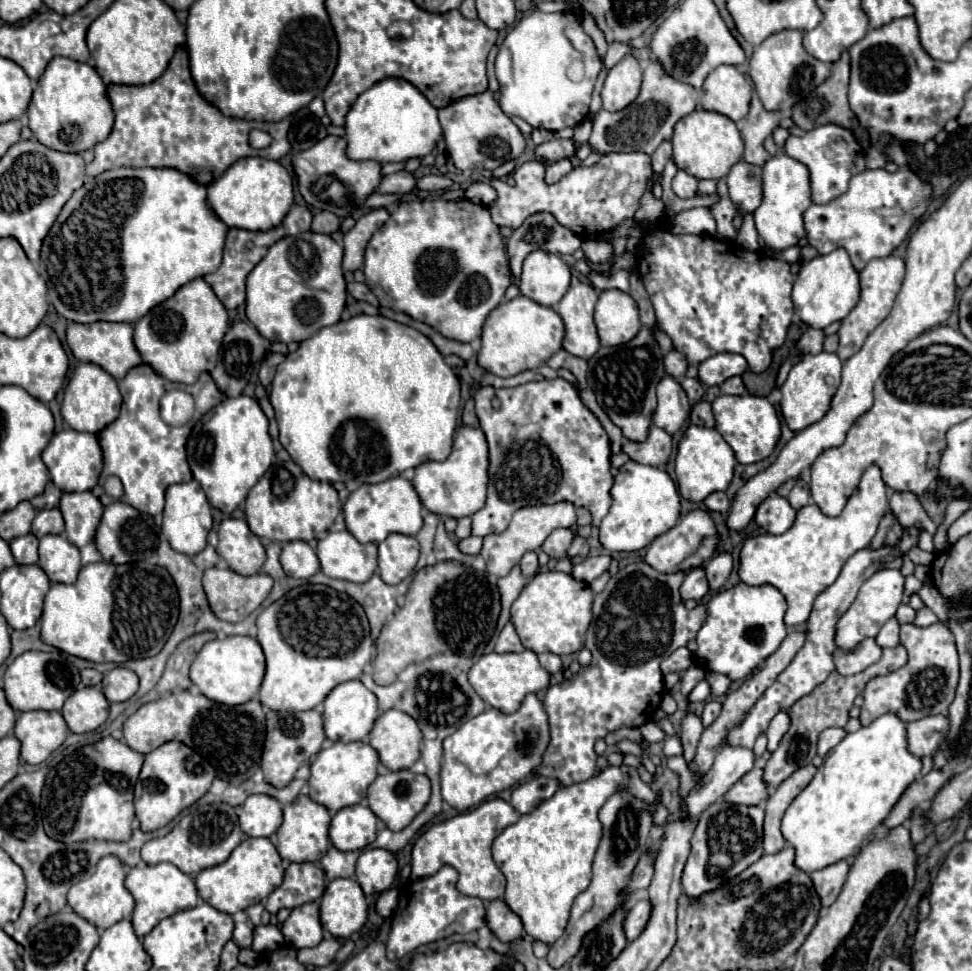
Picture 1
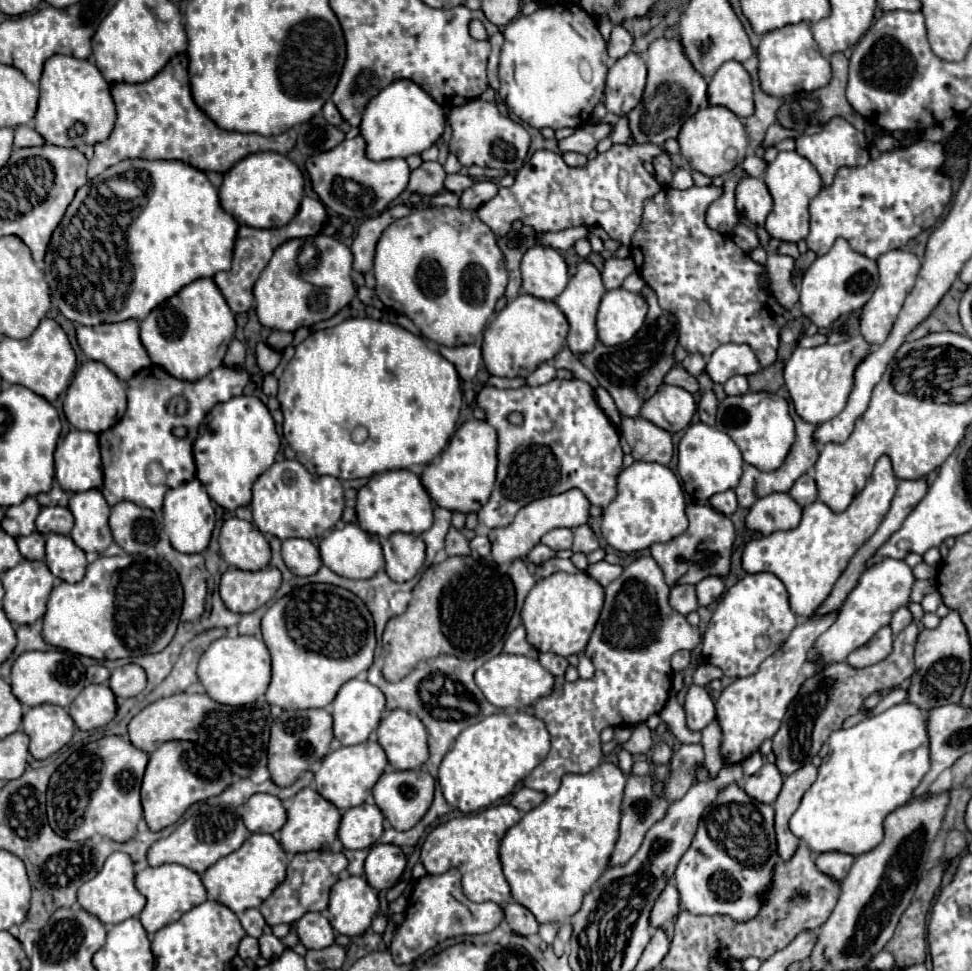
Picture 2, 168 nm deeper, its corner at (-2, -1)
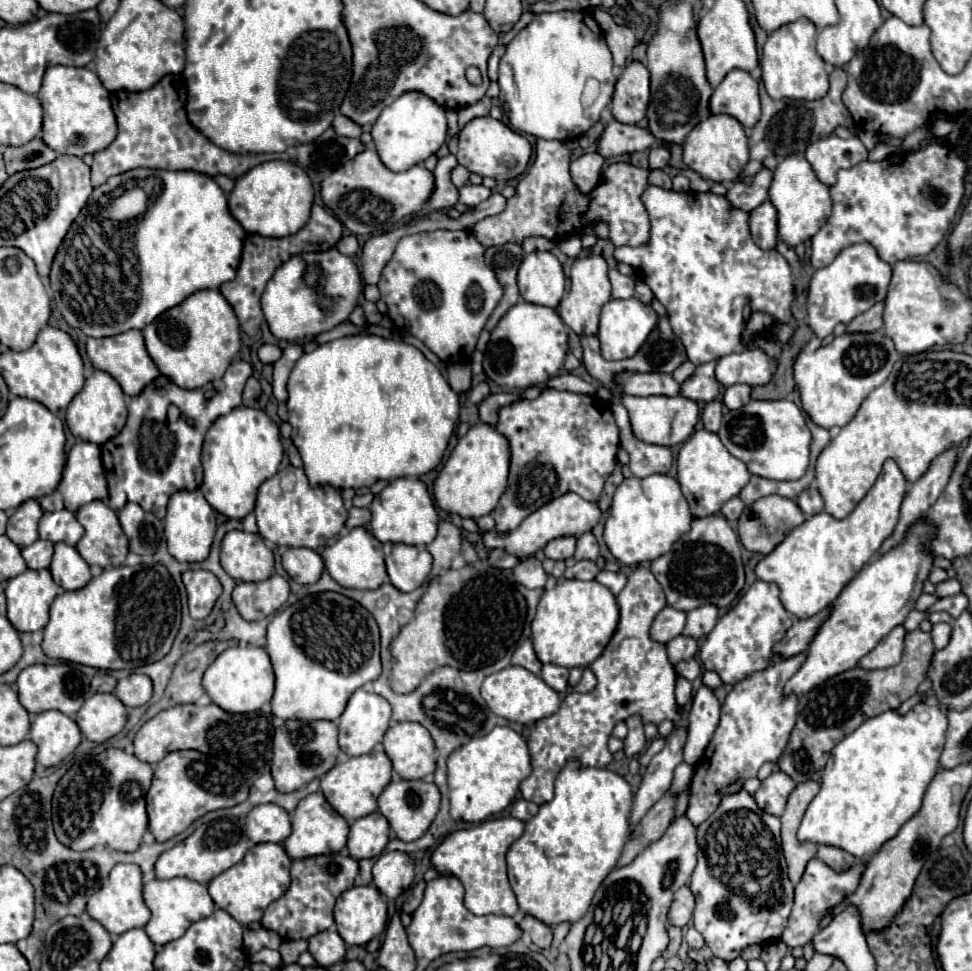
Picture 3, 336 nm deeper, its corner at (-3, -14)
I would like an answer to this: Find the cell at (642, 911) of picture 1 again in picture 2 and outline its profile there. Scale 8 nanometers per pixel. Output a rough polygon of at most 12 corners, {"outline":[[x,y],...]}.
{"outline":[[673,883],[651,911],[651,927],[679,915],[679,891]]}

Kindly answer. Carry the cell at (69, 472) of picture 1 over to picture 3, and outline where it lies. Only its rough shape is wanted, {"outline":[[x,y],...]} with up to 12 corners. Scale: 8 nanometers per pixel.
{"outline":[[100,446],[70,448],[58,492],[72,512],[108,498]]}

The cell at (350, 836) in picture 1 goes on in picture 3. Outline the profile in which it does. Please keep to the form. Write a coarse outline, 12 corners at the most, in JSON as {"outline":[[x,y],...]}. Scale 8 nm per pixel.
{"outline":[[380,812],[350,826],[352,858],[376,858],[388,844],[388,820]]}

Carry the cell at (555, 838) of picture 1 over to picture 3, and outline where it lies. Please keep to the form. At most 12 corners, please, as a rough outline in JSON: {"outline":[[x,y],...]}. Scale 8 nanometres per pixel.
{"outline":[[568,766],[506,854],[524,914],[578,922],[628,840],[630,784]]}

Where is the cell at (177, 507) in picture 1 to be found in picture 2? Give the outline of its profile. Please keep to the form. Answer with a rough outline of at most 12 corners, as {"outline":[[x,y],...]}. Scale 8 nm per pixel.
{"outline":[[199,479],[165,493],[163,529],[179,553],[207,549],[213,503]]}

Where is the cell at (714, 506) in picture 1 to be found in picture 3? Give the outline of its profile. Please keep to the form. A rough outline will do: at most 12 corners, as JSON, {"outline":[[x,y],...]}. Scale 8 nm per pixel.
{"outline":[[736,498],[728,500],[720,512],[728,520],[738,520],[744,504]]}

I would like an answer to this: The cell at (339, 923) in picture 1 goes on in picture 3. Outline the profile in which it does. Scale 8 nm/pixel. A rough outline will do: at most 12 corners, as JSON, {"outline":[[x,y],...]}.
{"outline":[[354,886],[336,900],[334,922],[348,946],[386,928],[376,886]]}

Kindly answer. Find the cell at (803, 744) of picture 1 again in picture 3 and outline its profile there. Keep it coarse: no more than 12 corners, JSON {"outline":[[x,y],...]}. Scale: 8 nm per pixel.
{"outline":[[908,632],[900,664],[852,668],[798,698],[778,760],[794,782],[824,768],[868,718],[916,694],[934,650]]}

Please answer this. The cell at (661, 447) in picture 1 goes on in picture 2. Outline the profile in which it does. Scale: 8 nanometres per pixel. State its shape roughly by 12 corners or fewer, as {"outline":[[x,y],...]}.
{"outline":[[621,417],[621,433],[637,461],[667,465],[671,433],[643,417]]}

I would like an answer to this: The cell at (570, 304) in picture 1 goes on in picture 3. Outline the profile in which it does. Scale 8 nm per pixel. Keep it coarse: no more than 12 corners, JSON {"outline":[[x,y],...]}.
{"outline":[[600,254],[576,258],[558,314],[580,338],[598,334],[610,300]]}

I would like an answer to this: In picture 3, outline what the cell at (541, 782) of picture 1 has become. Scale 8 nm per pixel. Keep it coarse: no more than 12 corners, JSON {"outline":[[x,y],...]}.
{"outline":[[518,798],[512,816],[528,822],[538,812],[538,804]]}

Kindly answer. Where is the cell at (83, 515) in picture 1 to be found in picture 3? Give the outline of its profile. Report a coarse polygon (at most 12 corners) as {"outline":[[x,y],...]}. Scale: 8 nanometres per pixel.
{"outline":[[104,502],[76,512],[88,564],[120,566],[128,554],[118,516]]}

